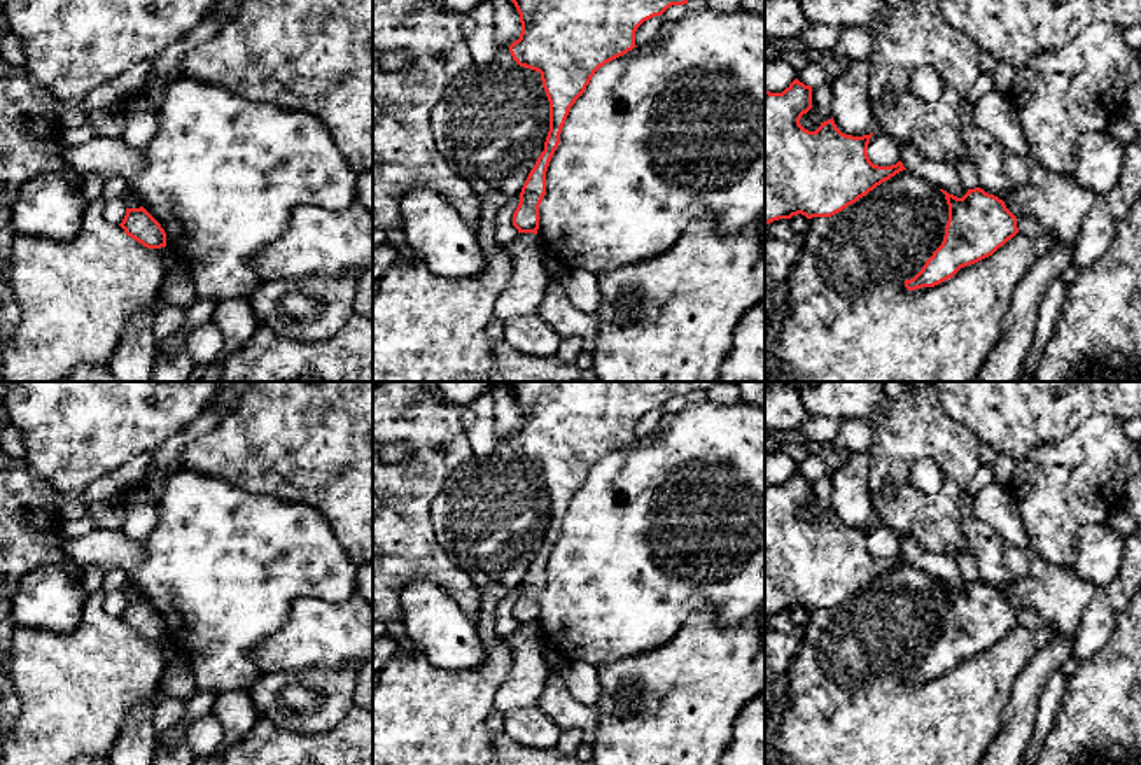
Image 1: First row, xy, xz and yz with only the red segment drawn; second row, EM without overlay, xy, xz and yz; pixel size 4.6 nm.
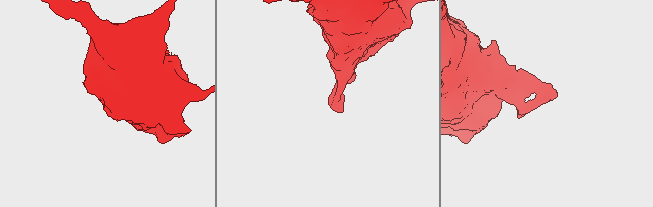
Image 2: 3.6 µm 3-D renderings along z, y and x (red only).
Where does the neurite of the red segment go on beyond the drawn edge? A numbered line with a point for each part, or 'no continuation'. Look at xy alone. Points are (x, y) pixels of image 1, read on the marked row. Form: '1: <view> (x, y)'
no continuation

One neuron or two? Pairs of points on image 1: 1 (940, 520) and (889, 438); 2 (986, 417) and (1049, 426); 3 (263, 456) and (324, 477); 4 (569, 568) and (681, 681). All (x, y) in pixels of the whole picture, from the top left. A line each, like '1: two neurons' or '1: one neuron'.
1: one neuron
2: one neuron
3: one neuron
4: two neurons

